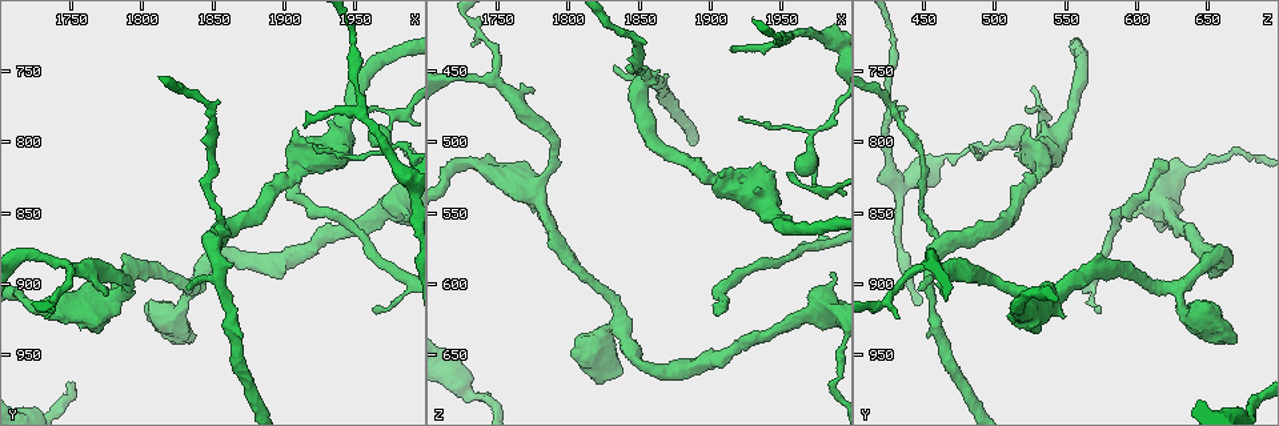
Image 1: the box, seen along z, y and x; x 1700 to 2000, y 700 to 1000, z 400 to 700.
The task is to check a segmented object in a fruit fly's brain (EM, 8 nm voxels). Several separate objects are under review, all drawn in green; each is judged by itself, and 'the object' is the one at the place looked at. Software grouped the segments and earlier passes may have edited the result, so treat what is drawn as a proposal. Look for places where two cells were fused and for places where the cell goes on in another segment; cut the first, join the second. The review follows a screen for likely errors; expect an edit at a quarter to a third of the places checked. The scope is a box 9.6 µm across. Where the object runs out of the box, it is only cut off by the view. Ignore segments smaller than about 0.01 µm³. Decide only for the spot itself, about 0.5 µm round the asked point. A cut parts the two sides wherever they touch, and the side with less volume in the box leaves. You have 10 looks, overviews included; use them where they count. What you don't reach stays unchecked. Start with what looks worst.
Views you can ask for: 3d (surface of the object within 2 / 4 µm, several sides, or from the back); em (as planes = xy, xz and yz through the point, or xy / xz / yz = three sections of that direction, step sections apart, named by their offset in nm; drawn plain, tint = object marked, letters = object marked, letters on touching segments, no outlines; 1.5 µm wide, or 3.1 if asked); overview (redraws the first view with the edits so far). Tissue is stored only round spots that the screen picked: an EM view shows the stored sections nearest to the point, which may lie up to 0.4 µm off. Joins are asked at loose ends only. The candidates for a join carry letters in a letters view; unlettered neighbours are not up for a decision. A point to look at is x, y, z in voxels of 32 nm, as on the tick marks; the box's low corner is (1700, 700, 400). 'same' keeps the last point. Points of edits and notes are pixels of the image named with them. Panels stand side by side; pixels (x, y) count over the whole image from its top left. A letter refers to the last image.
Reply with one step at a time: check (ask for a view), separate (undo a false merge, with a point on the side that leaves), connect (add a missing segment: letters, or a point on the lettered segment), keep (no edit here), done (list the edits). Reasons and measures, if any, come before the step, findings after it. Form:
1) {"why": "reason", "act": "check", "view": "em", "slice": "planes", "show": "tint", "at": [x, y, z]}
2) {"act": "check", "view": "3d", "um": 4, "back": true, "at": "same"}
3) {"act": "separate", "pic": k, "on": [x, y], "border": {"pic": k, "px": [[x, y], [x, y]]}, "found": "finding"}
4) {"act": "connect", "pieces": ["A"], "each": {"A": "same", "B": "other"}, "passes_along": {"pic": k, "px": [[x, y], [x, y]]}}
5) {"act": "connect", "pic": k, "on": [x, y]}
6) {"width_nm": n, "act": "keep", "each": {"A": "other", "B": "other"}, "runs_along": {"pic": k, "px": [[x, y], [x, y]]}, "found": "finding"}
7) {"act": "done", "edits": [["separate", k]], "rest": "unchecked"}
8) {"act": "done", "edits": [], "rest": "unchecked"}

{"why": "branch stops here", "act": "check", "view": "3d", "um": 4, "at": [1832, 906, 446]}

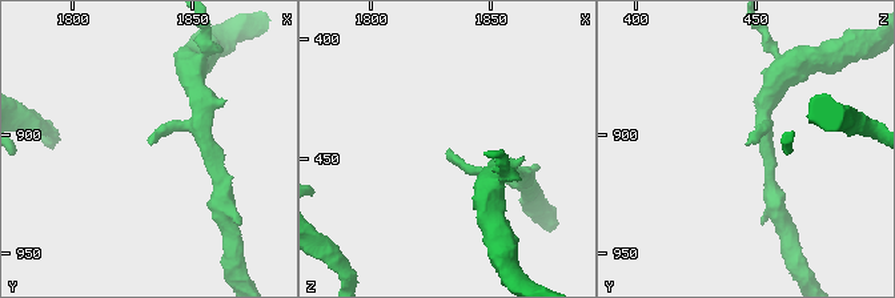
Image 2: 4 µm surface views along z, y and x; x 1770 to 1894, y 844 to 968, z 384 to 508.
{"why": "shape alone is not enough", "act": "check", "view": "em", "slice": "planes", "show": "letters", "at": [1832, 905, 446]}

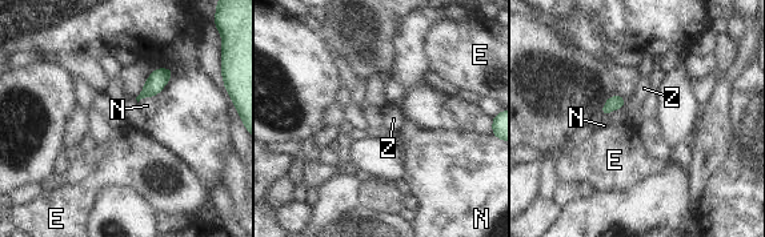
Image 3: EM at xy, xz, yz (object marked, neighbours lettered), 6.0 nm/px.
{"longest_contact_nm": ["N", 110], "act": "keep", "each": {"E": "other", "N": "other", "Z": "other"}, "border": {"pic": 3, "px": [[153, 96], [145, 96], [137, 101]]}, "found": "none of them fits"}

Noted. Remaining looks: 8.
{"why": "free end", "act": "check", "view": "3d", "um": 4, "at": [1984, 854, 592]}

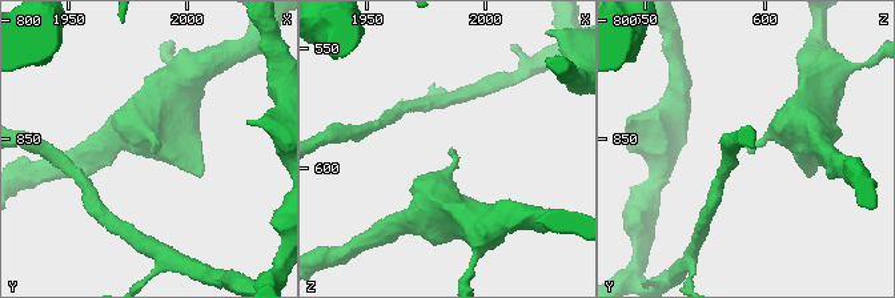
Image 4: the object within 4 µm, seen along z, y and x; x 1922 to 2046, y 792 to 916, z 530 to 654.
{"act": "check", "view": "em", "slice": "planes", "show": "letters", "at": [1985, 853, 593]}

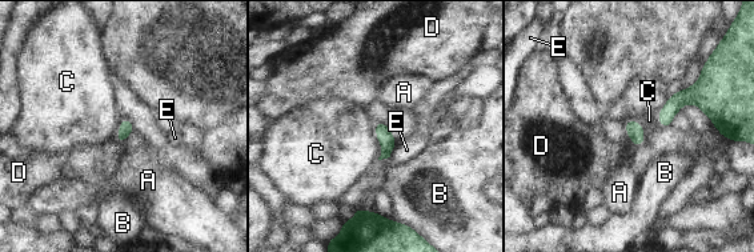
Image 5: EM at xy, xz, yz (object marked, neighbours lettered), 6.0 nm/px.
{"act": "keep", "each": {"A": "other", "B": "other", "C": "other", "D": "other", "E": "other"}, "border": {"pic": 5, "px": [[375, 122], [378, 159]]}, "found": "none of them fits"}

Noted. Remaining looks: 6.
{"why": "an open end", "act": "check", "view": "em", "slice": "planes", "show": "letters", "at": [1956, 776, 522]}

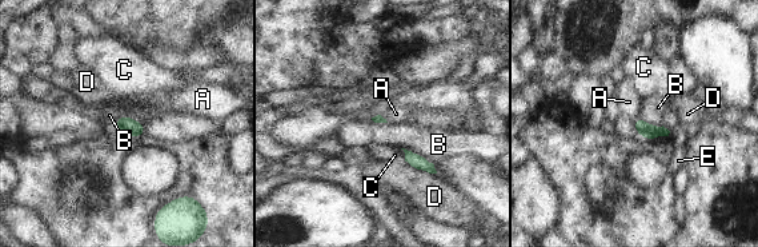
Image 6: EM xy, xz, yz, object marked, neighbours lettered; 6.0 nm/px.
{"longest_contact_nm": ["D", 190], "act": "keep", "each": {"A": "other", "B": "other", "C": "other", "D": "other", "E": "other"}, "border": {"pic": 6, "px": [[401, 147], [420, 154], [428, 160]]}, "found": "none of them fits"}

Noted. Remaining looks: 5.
{"why": "free end", "act": "check", "view": "em", "slice": "xz", "step": 4, "show": "letters", "at": [1962, 920, 572]}

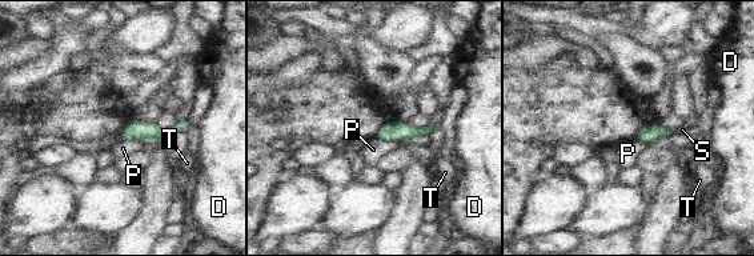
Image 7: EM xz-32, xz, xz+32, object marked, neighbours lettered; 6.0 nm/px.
{"act": "keep", "each": {"D": "other", "P": "other", "S": "other", "T": "other"}, "runs_along": {"pic": 7, "px": [[187, 124], [161, 132], [125, 134]]}, "found": "no lettered segment goes on from it"}

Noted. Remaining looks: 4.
{"act": "done", "edits": [], "rest": "unchecked"}

